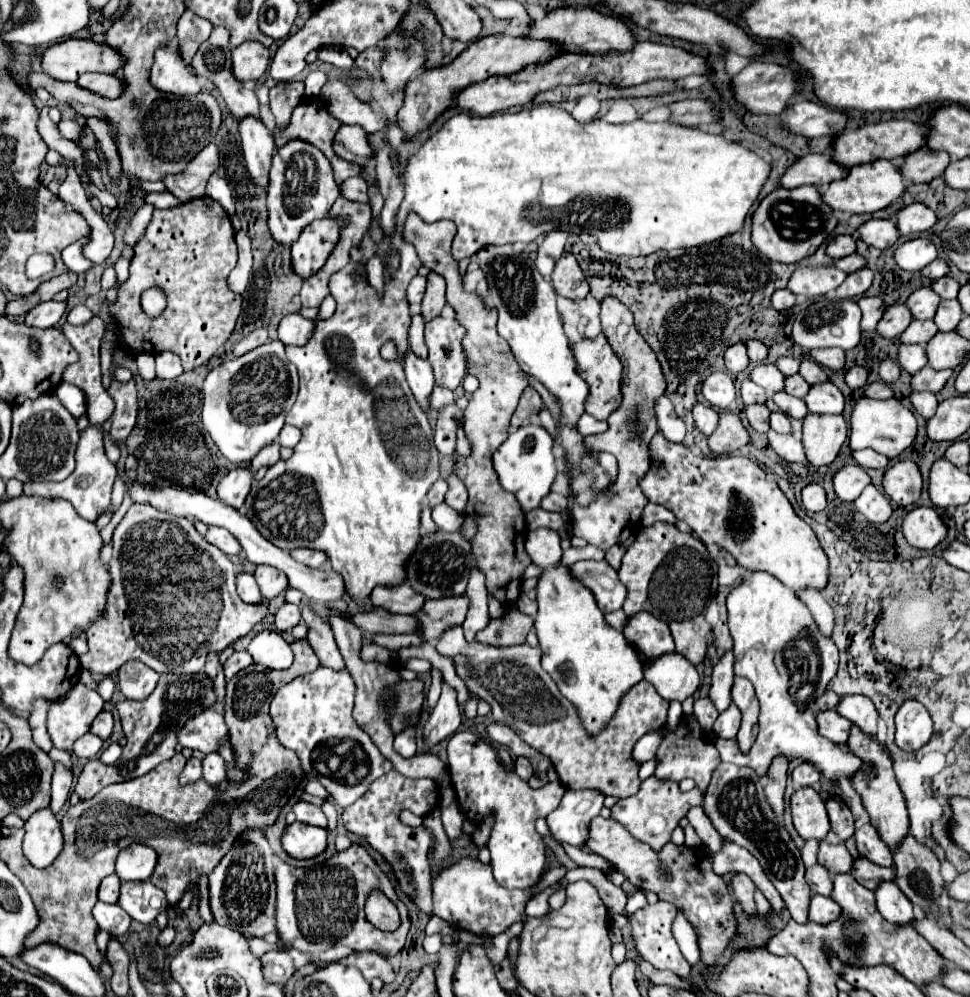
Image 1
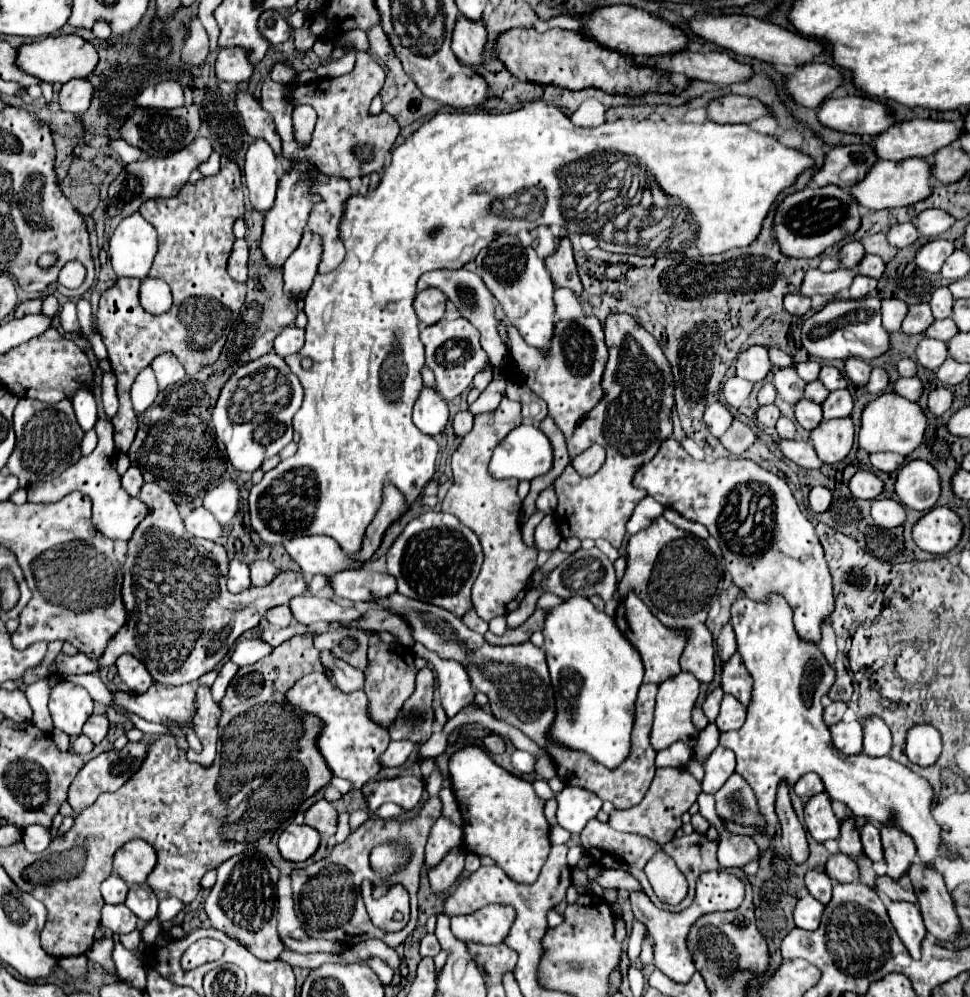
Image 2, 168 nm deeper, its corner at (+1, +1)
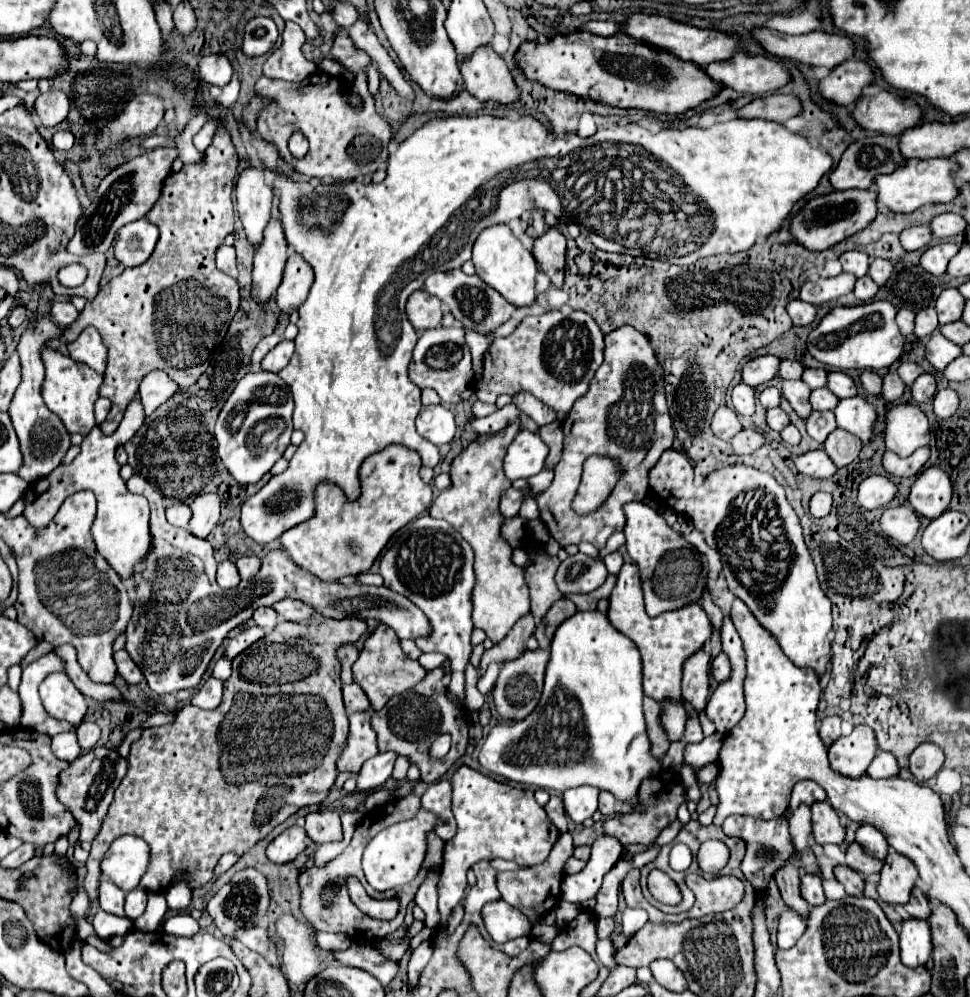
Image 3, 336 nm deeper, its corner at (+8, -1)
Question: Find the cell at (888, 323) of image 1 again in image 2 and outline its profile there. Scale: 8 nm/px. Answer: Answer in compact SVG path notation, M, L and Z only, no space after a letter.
M913 304L901 324L901 332L905 334L921 334L935 318L931 316L931 308L927 304Z

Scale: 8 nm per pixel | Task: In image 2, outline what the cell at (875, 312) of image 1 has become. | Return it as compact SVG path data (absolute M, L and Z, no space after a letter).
M883 298L881 300L881 318L883 318L883 328L887 332L897 332L905 314L907 314L905 302L895 300L895 298Z

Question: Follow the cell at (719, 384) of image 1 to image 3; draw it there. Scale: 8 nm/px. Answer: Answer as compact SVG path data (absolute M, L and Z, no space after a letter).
M738 384L732 390L732 404L734 410L740 416L752 416L756 410L756 398L754 398L754 388L746 384Z

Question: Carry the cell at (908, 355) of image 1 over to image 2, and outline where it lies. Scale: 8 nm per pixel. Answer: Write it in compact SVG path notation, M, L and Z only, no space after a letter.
M923 338L919 344L917 344L917 350L915 350L915 356L917 356L917 362L921 366L925 366L927 370L935 370L943 364L943 360L947 358L947 344L941 342L941 340L931 340L931 338Z

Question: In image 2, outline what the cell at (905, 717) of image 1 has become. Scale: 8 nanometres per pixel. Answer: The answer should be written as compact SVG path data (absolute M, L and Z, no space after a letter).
M915 724L907 730L905 756L919 766L931 766L941 754L941 736L931 724Z

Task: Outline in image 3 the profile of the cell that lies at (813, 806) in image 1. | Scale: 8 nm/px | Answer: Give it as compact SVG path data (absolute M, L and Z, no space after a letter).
M828 800L812 806L812 828L818 844L842 844L846 830Z

